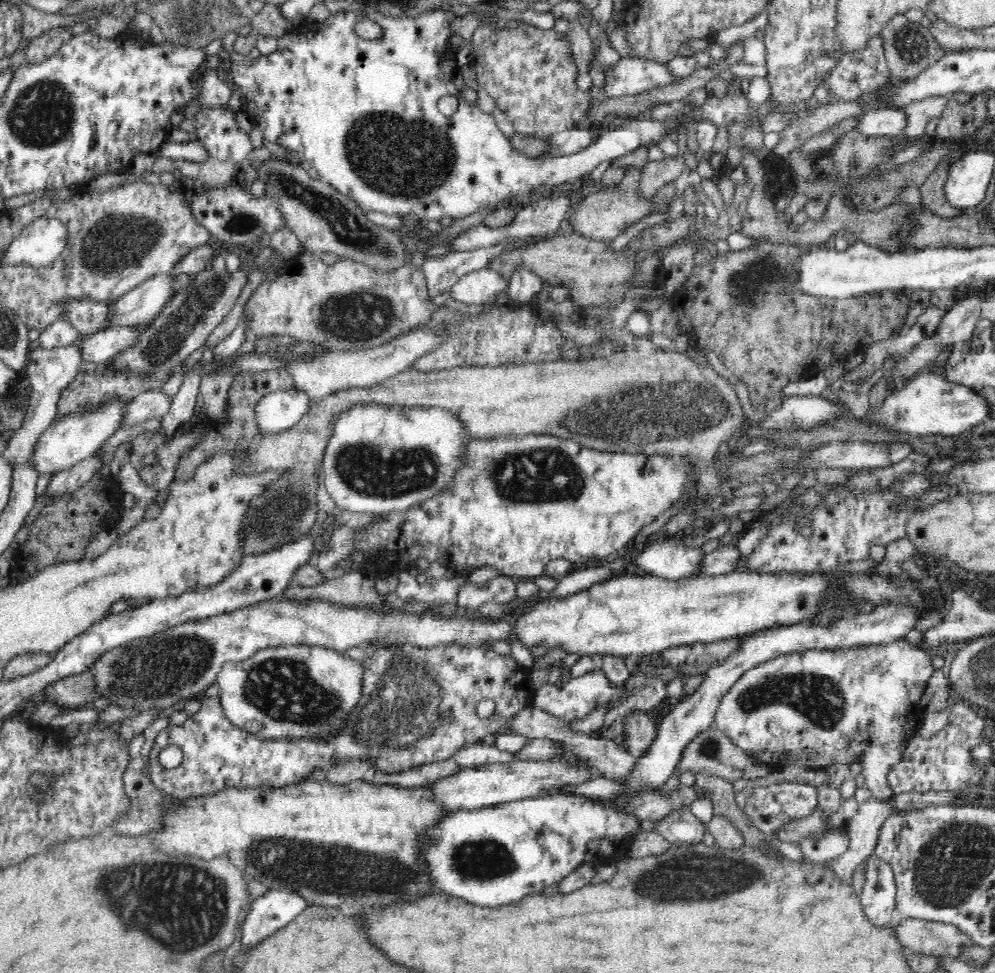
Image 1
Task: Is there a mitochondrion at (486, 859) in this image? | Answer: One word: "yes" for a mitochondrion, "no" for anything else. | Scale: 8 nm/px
yes

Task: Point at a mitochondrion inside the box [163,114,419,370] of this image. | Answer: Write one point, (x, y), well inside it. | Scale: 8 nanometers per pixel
(359, 317)

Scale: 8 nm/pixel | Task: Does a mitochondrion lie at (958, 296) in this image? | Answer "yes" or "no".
no

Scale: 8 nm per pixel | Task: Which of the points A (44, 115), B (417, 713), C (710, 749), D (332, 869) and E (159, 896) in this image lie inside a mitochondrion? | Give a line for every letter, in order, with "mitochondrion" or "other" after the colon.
A: mitochondrion
B: mitochondrion
C: mitochondrion
D: mitochondrion
E: mitochondrion

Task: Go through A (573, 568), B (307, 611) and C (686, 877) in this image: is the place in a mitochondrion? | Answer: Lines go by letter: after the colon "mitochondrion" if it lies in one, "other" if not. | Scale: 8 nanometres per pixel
A: other
B: other
C: mitochondrion

